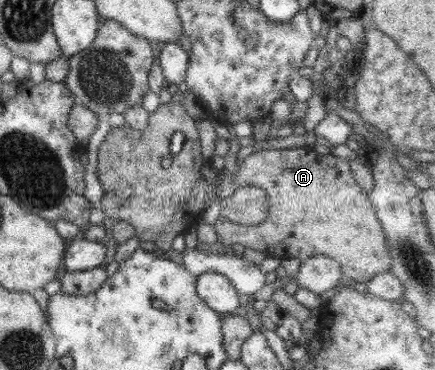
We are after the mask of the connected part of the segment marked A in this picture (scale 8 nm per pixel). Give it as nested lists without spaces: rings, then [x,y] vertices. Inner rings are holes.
[[[303,148],[257,151],[245,157],[243,163],[239,165],[237,175],[232,175],[230,172],[225,174],[225,179],[220,183],[223,198],[227,198],[228,185],[231,187],[255,185],[264,189],[270,200],[269,215],[261,224],[251,226],[232,223],[220,217],[215,225],[212,225],[217,233],[217,242],[227,247],[241,243],[245,248],[250,247],[281,260],[297,257],[303,261],[314,255],[327,255],[340,263],[346,279],[359,283],[366,283],[374,275],[390,271],[391,257],[389,257],[385,233],[368,198],[368,192],[355,182],[347,159],[334,157],[330,152],[309,152],[304,151]]]

